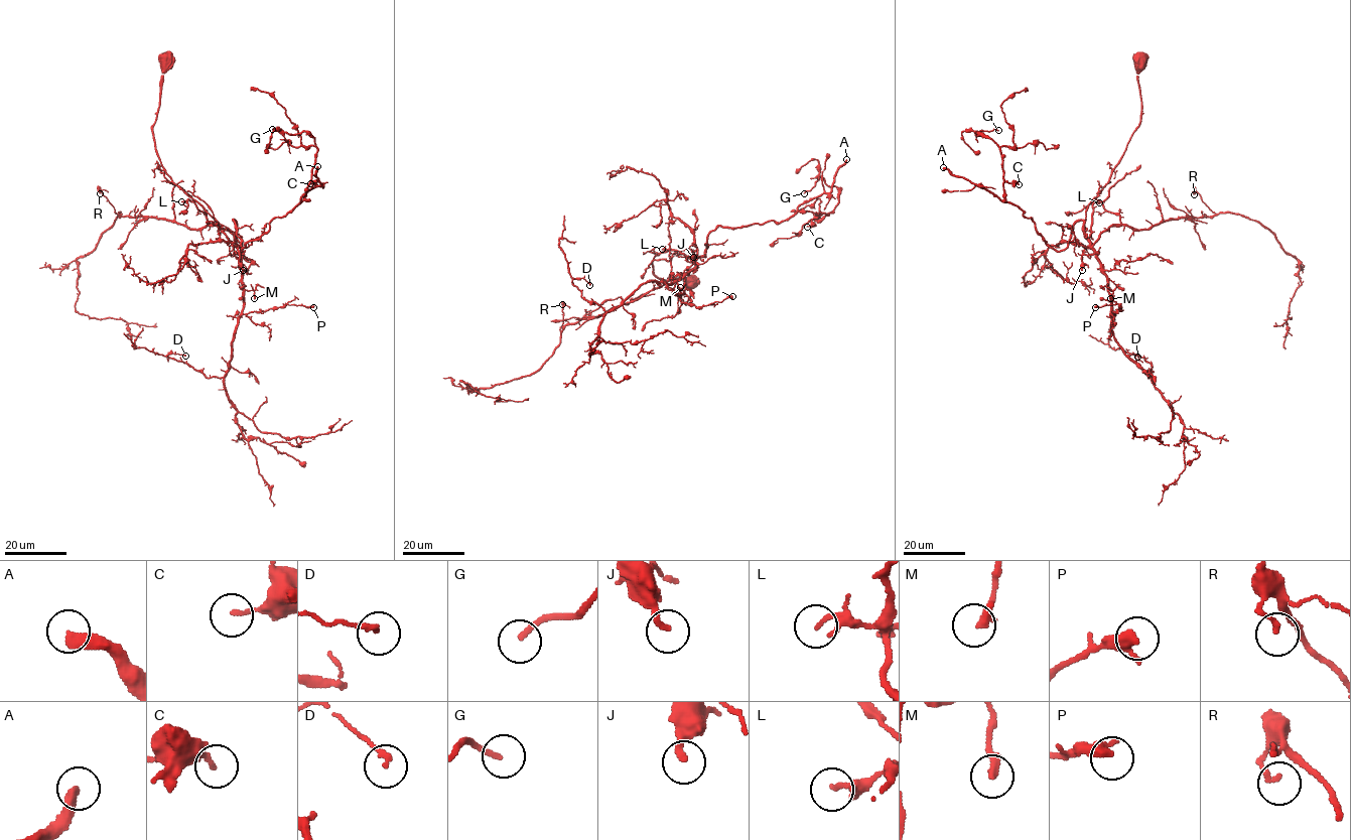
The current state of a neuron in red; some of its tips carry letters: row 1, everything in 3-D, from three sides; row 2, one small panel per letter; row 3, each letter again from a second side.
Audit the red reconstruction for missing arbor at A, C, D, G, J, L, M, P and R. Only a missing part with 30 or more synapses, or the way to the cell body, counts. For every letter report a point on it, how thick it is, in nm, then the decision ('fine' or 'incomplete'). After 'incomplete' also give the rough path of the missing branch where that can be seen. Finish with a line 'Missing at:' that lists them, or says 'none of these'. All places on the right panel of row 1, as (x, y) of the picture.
A: at (943, 167); 400 nm thick; incomplete
C: at (1019, 184); 170 nm thick; fine
D: at (1137, 357); 160 nm thick; fine
G: at (998, 130); 190 nm thick; incomplete; missing branch runs (998, 130), (1017, 140), (1010, 145)
J: at (1082, 270); 240 nm thick; incomplete; missing branch runs (1082, 270), (1083, 282), (1103, 294), (1106, 302), (1096, 309), (1080, 341), (1066, 356)
L: at (1099, 202); 160 nm thick; fine
M: at (1110, 298); 280 nm thick; fine
P: at (1095, 307); 420 nm thick; fine
R: at (1194, 194); 160 nm thick; fine
Missing at: A, G, J

